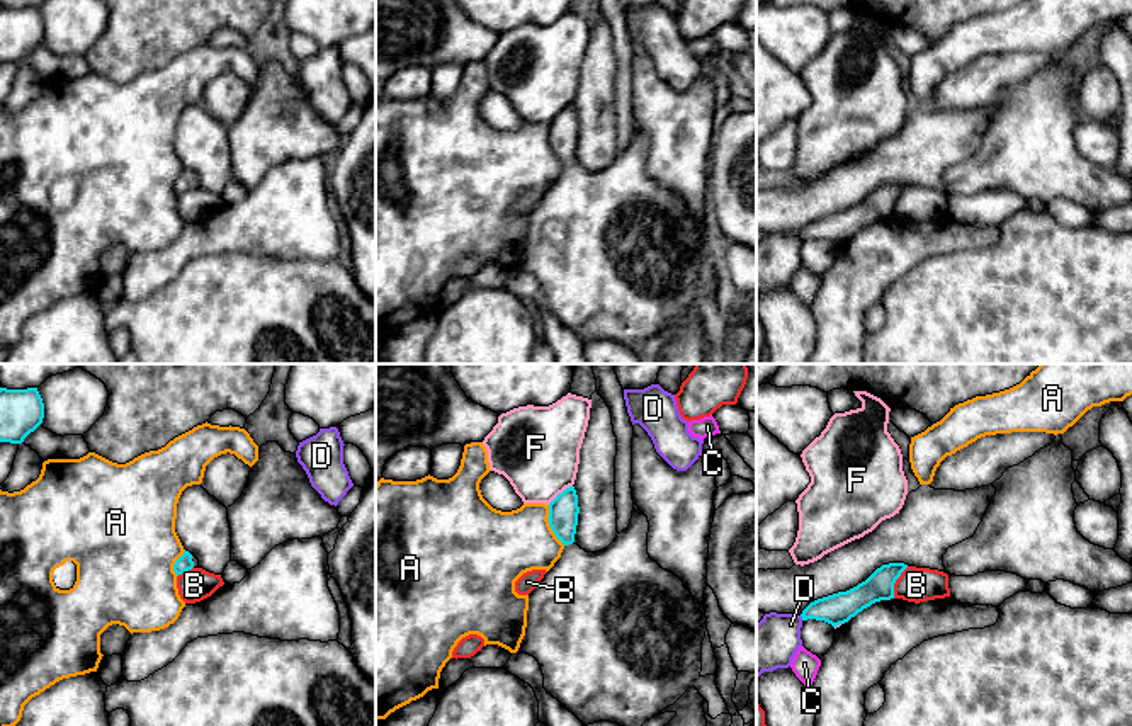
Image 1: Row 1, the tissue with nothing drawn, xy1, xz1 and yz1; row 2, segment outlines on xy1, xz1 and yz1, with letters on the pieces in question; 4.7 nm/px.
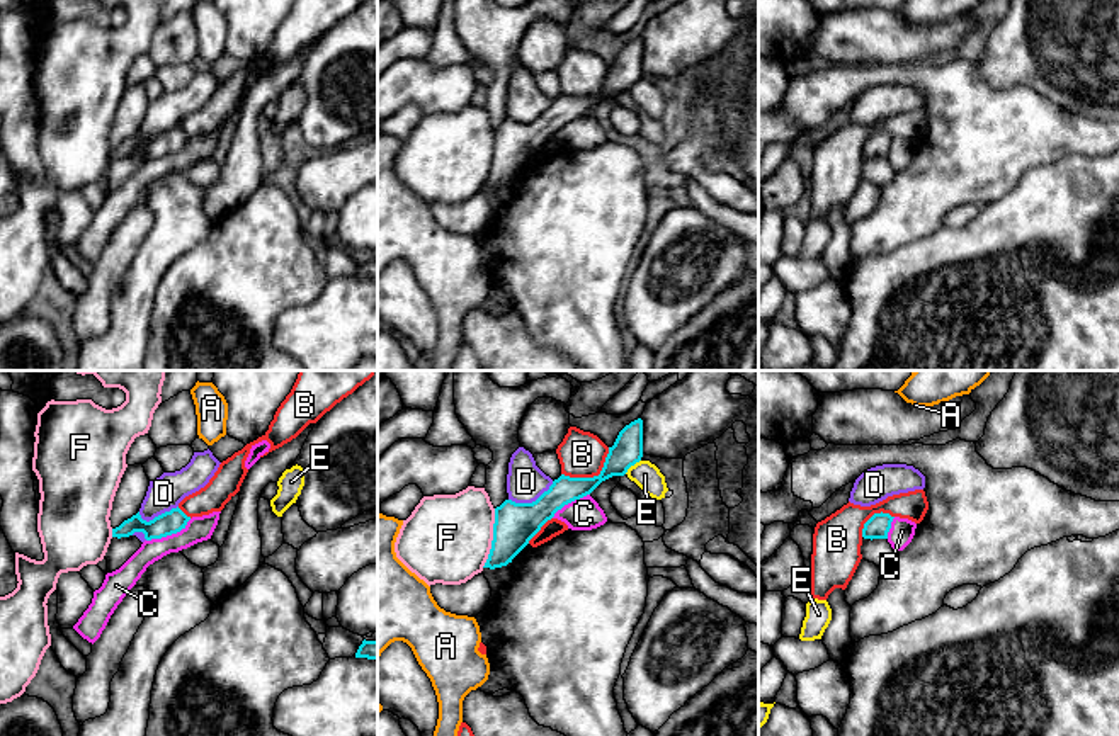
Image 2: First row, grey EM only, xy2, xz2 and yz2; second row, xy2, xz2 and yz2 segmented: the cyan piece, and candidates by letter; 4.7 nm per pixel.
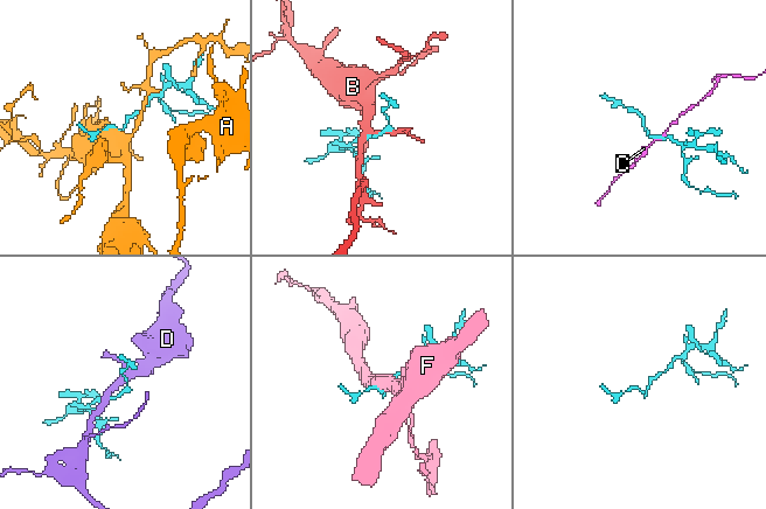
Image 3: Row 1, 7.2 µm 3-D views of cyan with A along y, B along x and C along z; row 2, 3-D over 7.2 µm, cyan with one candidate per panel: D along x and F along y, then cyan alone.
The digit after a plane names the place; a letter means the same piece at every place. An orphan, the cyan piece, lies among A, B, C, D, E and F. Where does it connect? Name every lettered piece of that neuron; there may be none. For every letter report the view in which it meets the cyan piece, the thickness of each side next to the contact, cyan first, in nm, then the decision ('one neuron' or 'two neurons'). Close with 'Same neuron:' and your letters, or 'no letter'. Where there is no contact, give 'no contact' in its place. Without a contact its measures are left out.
A: xz1 | 140/320 nm | two neurons
B: xz2 | 140/220 nm | two neurons
C: xy2 | 110/120 nm | two neurons
D: xz2 | 200/180 nm | two neurons
E: xz2 | 140/120 nm | two neurons
F: xz2 | 200/420 nm | two neurons
Same neuron: no letter

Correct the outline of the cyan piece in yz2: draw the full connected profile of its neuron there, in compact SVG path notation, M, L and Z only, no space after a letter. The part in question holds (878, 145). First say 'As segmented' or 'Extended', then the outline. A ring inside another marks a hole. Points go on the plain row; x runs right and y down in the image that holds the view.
As segmented. M874 133L862 148L864 158L888 158L888 151L891 148L891 141L895 136L889 133Z

